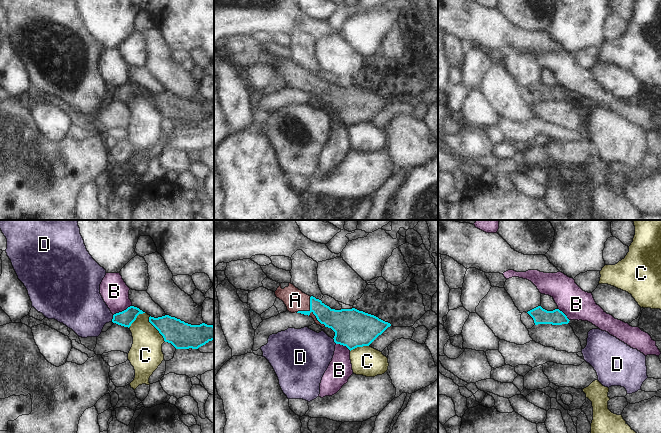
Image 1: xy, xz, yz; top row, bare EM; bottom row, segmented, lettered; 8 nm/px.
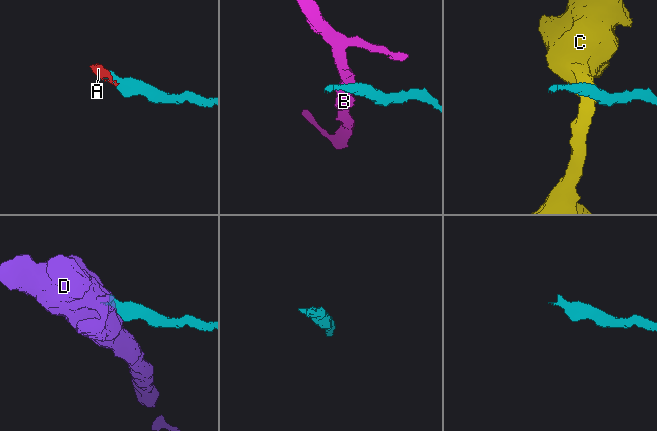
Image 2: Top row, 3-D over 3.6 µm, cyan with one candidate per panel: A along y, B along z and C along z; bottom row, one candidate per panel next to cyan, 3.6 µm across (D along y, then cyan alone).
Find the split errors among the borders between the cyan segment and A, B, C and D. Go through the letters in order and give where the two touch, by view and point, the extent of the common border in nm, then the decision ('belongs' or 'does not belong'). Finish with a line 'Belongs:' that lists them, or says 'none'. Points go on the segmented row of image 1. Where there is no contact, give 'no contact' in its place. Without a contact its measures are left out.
A: contact xz (311, 311); length 280 nm; belongs
B: contact xy (122, 311); length 170 nm; does not belong
C: contact xy (156, 328); length 240 nm; does not belong
D: contact xy (113, 318); length 50 nm; does not belong
Belongs: A

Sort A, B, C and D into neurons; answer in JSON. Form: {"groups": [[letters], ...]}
{"groups": [["A"], ["B"], ["C"], ["D"]]}

